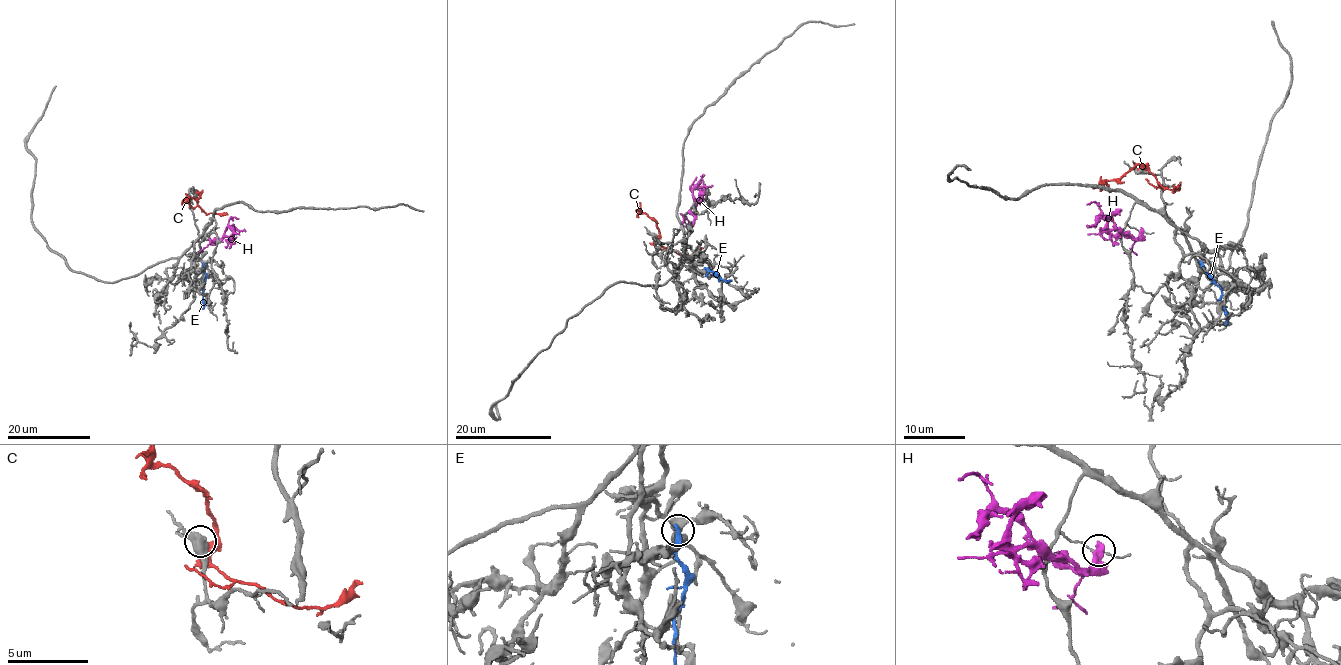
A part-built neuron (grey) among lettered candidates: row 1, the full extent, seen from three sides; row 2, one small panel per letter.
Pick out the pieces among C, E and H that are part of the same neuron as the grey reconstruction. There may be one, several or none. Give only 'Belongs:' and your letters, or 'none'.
Belongs: none

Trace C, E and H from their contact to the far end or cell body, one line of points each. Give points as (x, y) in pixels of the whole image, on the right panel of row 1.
C: (1139, 168), (1144, 168), (1173, 192), (1180, 187), (1174, 187)
E: (1201, 262), (1204, 273), (1222, 293), (1220, 305), (1225, 311), (1225, 324)
H: (1142, 230), (1138, 238), (1122, 234), (1096, 205), (1087, 204)

